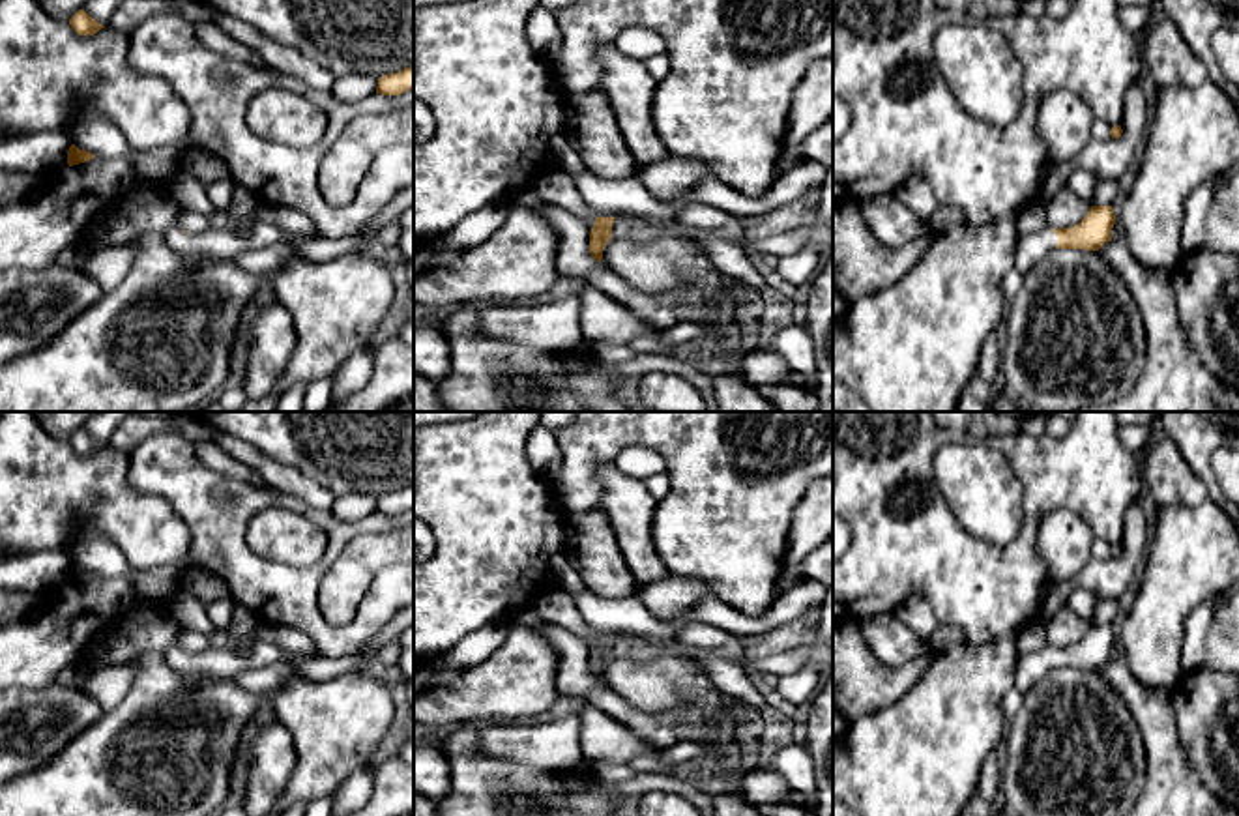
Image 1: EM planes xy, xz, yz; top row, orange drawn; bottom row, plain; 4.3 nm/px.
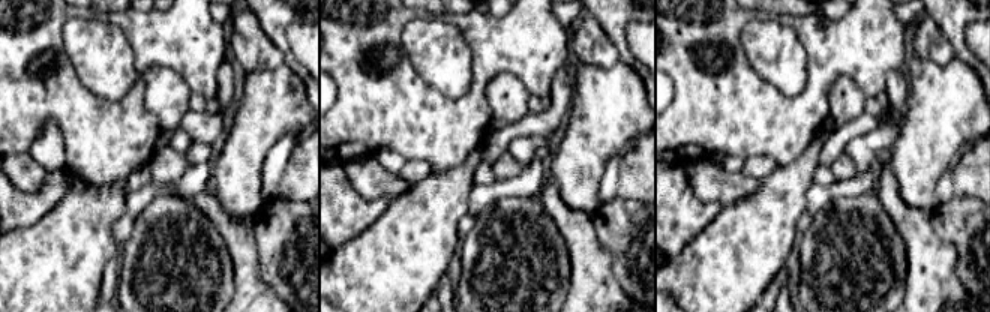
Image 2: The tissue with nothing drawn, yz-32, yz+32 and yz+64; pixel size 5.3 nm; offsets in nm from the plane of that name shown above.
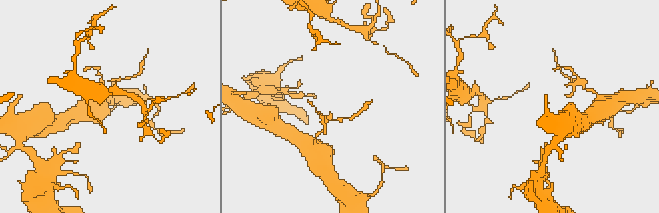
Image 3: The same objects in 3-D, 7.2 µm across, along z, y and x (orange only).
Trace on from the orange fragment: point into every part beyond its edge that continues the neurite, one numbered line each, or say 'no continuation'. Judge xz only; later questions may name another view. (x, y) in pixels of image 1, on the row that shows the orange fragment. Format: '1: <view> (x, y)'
1: xz (605, 197)

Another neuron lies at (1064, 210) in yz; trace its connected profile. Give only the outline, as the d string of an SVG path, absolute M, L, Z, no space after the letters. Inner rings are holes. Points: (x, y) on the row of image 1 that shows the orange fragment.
M1067 185L1042 204L1044 204L1046 223L1052 228L1069 228L1078 225L1091 208Z

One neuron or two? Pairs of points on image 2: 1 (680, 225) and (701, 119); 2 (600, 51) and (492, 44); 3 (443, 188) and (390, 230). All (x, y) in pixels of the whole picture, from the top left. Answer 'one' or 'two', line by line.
1: two
2: two
3: one

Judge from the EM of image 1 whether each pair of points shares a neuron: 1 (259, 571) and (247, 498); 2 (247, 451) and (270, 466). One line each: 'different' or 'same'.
1: same
2: same

